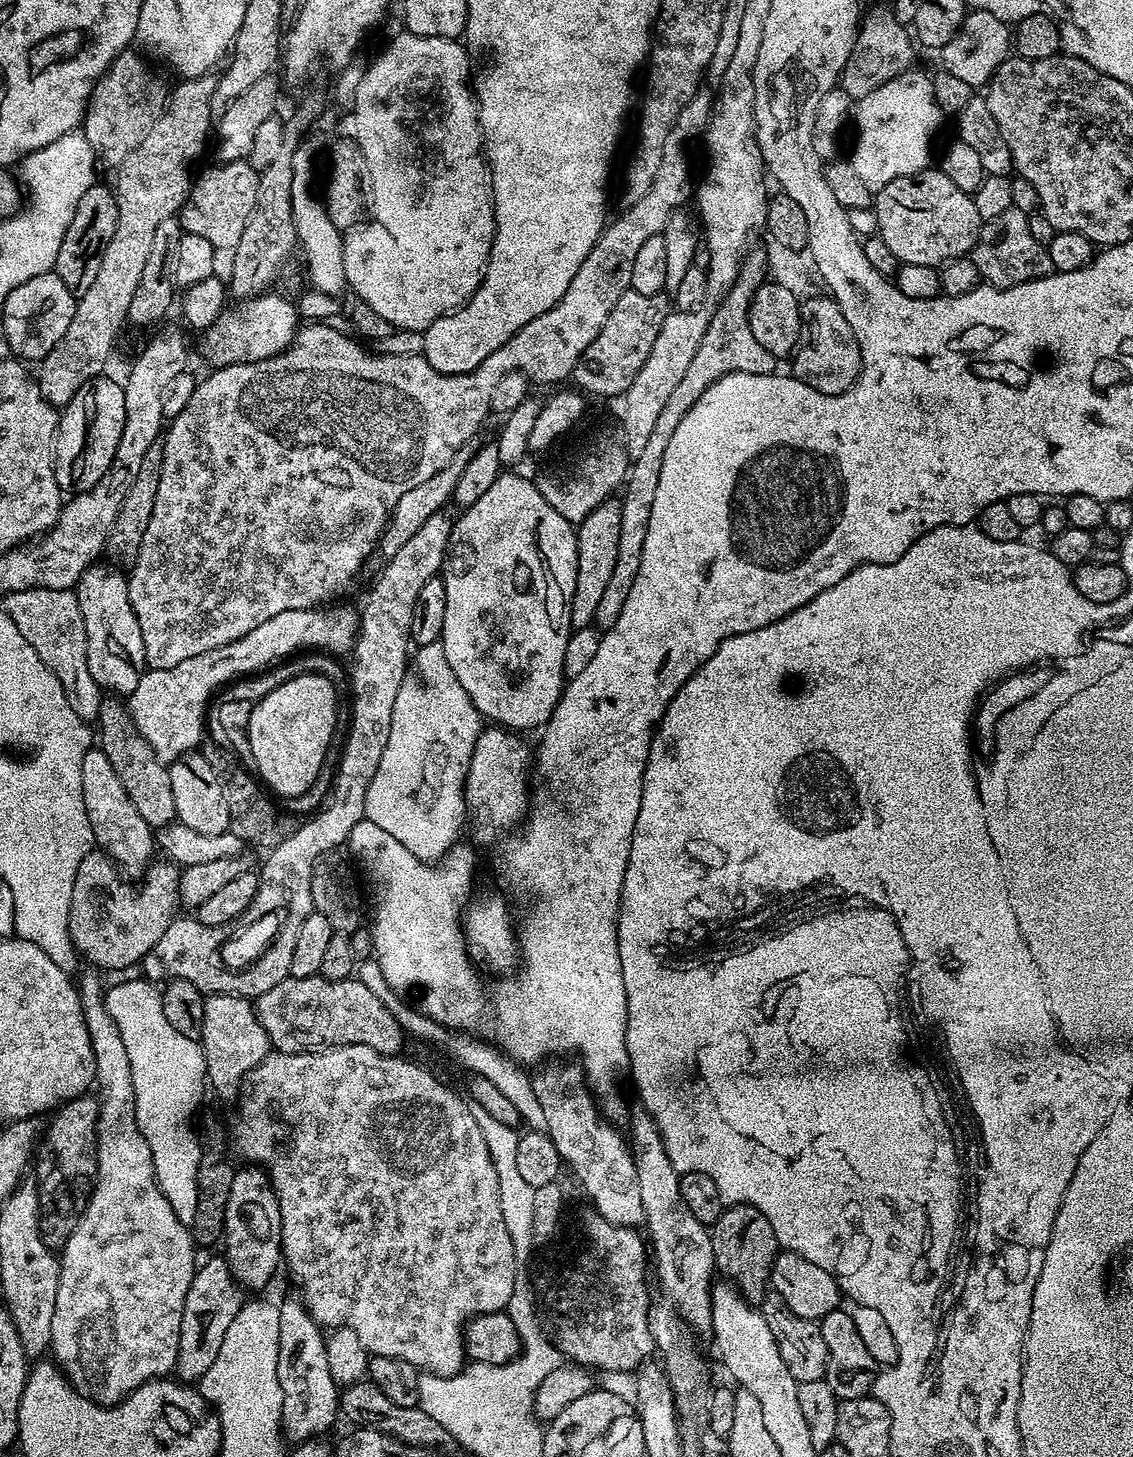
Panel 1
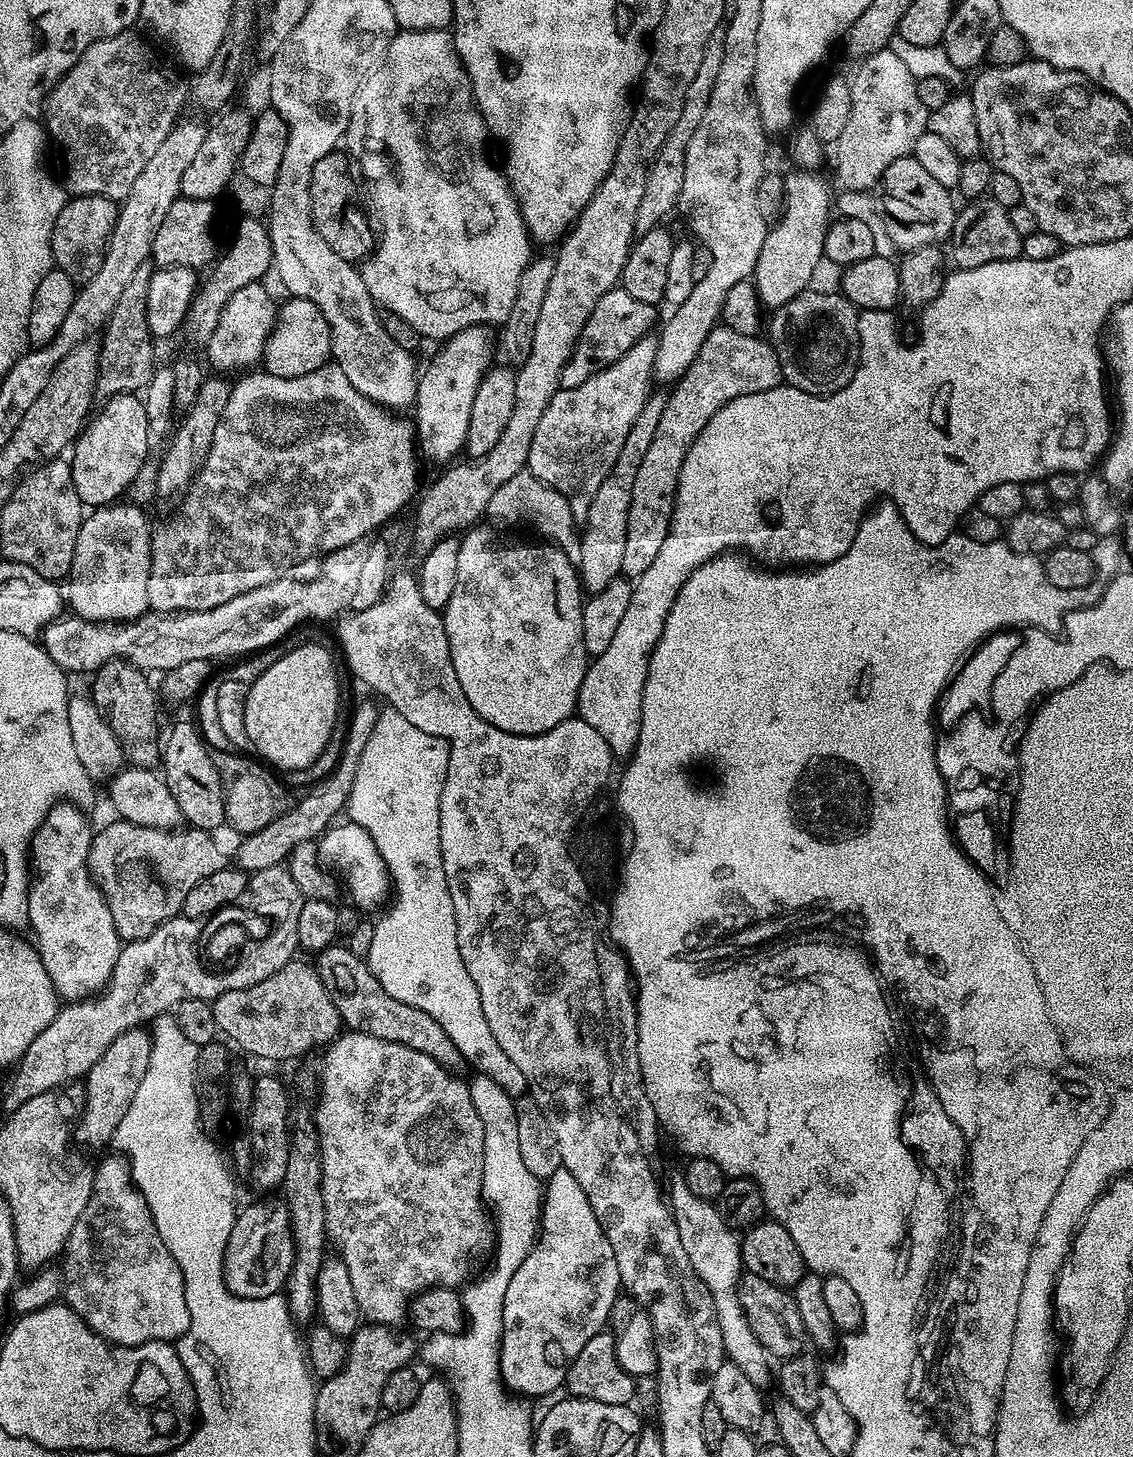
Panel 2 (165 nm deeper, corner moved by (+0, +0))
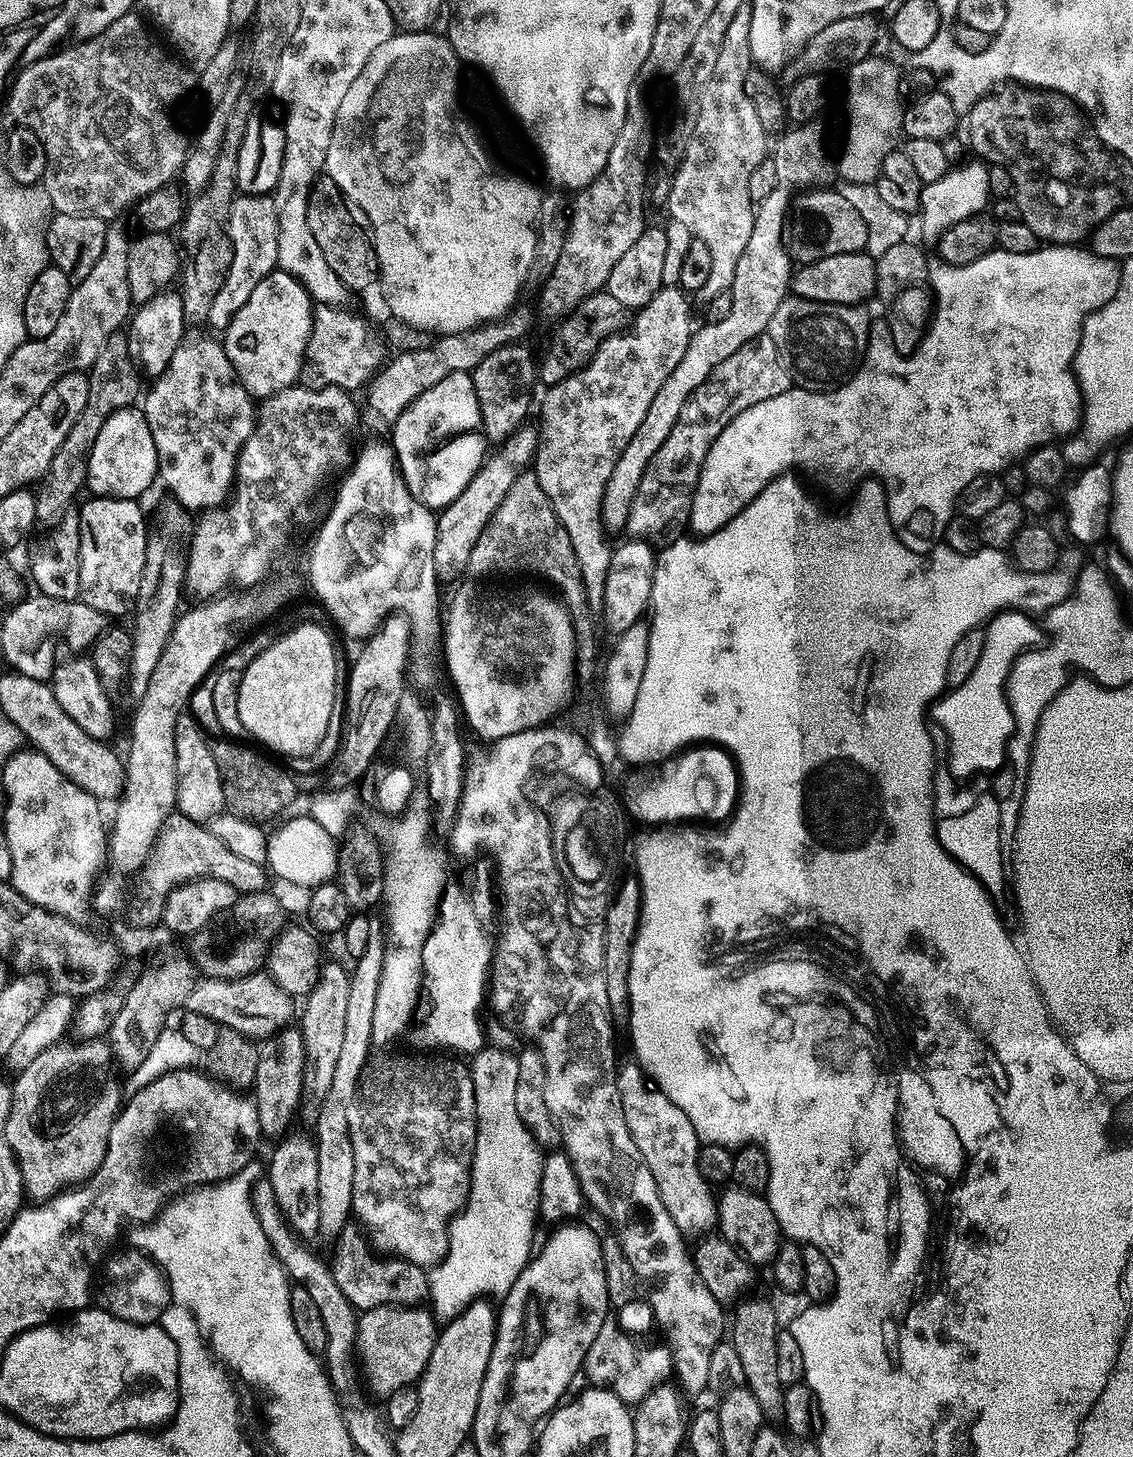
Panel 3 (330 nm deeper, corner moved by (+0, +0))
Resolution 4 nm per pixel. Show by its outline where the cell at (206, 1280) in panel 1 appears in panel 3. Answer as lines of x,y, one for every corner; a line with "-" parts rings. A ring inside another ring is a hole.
293,1131
279,1141
280,1144
272,1152
272,1165
266,1172
266,1178
274,1190
276,1200
280,1204
282,1214
287,1218
292,1231
301,1238
308,1238
311,1232
321,1231
318,1222
318,1158
316,1157
316,1141
311,1135

